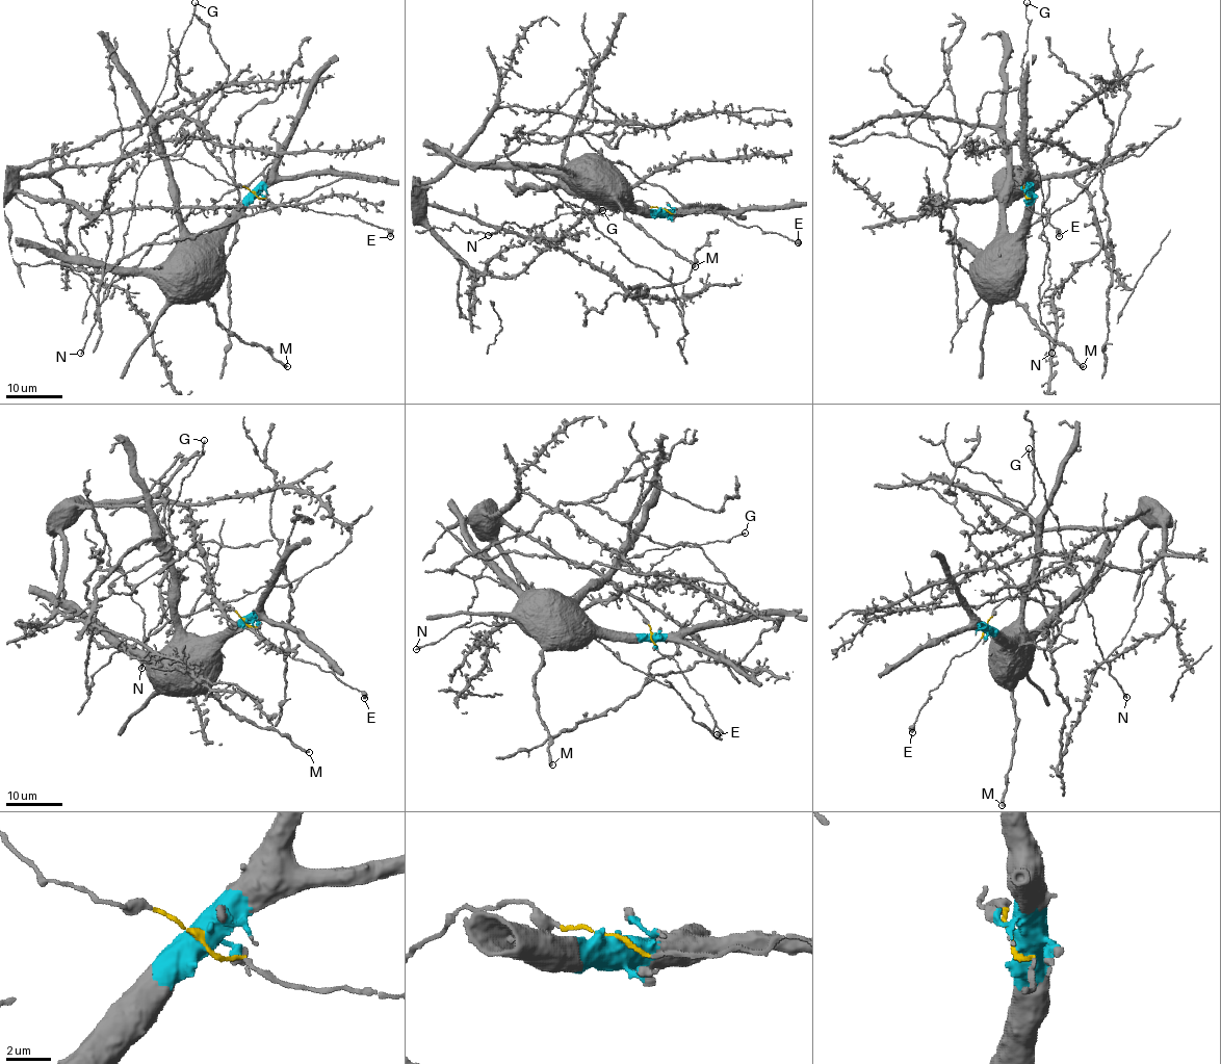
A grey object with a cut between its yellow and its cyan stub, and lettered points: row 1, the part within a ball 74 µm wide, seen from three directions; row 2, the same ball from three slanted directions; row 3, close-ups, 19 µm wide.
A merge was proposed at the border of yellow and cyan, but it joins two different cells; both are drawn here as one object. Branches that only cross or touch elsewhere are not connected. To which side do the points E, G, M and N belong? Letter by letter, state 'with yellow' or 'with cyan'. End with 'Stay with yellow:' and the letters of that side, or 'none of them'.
E: with yellow
G: with yellow
M: with cyan
N: with yellow
Stay with yellow: E, G, N

